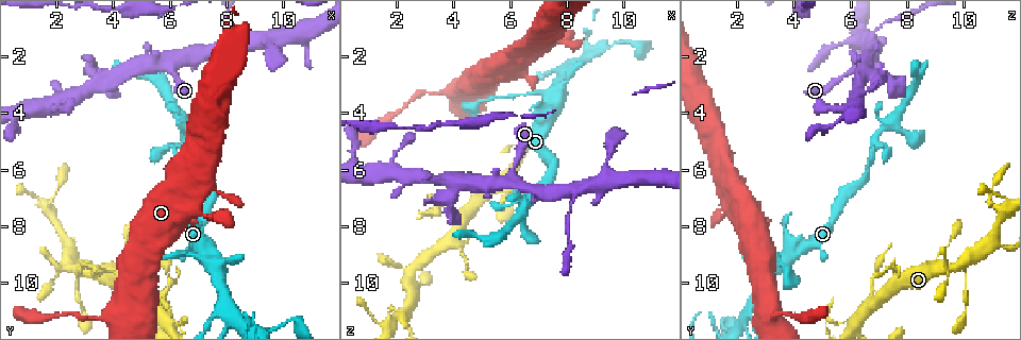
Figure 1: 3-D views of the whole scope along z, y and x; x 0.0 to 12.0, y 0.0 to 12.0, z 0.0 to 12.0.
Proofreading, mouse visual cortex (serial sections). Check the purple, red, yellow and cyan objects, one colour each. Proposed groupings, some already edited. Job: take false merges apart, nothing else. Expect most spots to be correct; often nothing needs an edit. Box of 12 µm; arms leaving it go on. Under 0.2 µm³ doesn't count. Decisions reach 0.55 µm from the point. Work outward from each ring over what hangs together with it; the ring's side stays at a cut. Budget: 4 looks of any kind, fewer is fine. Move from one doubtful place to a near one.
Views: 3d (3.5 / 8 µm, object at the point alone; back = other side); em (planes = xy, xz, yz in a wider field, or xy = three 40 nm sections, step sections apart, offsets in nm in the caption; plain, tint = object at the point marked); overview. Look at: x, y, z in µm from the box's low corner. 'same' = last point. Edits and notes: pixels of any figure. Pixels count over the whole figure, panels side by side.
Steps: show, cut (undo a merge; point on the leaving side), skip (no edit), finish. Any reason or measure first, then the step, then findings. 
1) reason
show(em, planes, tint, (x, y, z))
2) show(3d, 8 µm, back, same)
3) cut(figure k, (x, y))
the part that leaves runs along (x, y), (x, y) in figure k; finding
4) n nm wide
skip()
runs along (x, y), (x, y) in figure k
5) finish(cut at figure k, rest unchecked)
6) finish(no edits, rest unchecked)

small branch off a trunk
show(3d, 3.5 µm, (7.6, 9.4, 3.3))

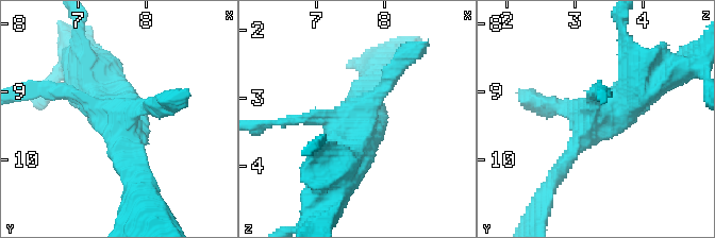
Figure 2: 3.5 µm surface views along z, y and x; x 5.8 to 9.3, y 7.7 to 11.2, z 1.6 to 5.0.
now the EM
show(em, xy, step 5, tint, (7.60, 9.40, 3.35))

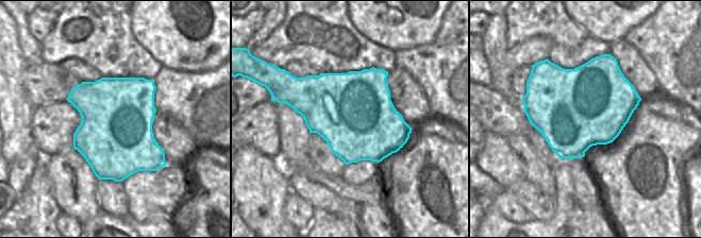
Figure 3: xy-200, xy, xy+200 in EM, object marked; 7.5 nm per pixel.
skip()
all the same cell

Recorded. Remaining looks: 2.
small branch off a trunk
show(3d, 3.5 µm, (8.4, 1.4, 6.7))

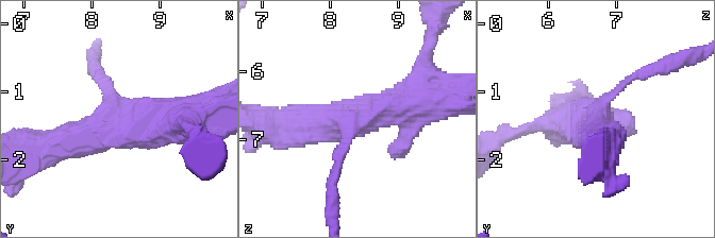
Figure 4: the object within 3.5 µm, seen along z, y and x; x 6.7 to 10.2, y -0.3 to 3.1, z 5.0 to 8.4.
3 arms; arms of 100, 450, 500 nm
show(em, xy, step 3, tint, (8.40, 1.45, 6.75))

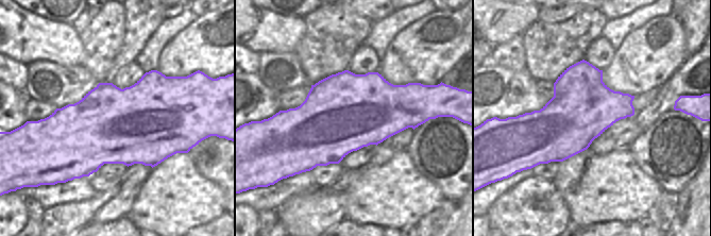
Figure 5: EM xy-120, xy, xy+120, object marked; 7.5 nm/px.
600 nm wide
skip()
runs along (52, 149), (117, 120), (185, 116) in figure 4; one cell here

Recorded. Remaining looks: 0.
finish(no edits, rest unchecked)

